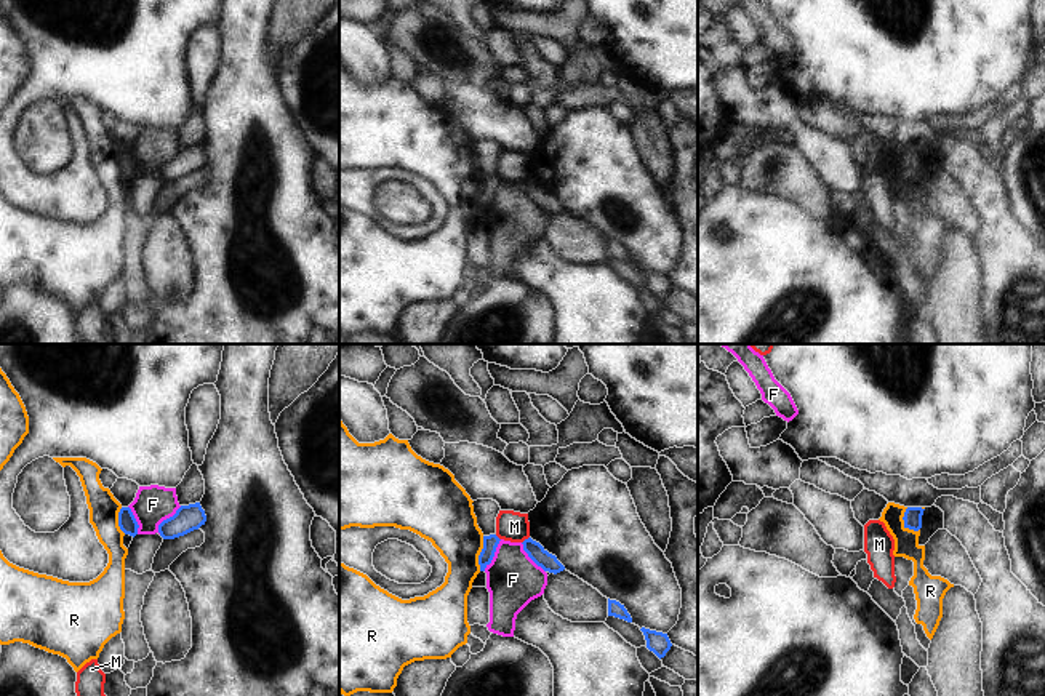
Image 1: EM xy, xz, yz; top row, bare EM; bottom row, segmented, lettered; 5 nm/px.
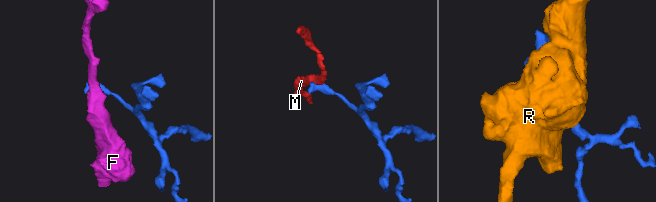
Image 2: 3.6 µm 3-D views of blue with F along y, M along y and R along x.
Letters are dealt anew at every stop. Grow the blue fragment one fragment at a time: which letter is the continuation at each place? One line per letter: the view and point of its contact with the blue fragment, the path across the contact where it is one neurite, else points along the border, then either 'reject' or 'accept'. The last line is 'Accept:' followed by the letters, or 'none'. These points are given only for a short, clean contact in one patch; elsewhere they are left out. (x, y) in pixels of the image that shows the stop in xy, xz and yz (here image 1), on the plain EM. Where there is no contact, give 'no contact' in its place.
F: contact xy (167, 160); border xy (181, 148), (159, 167), (159, 175); reject
M: contact xz (525, 181); border xz (528, 178), (522, 184); reject
R: contact yz (904, 165); border yz (906, 149), (903, 165), (917, 173); reject
Accept: none

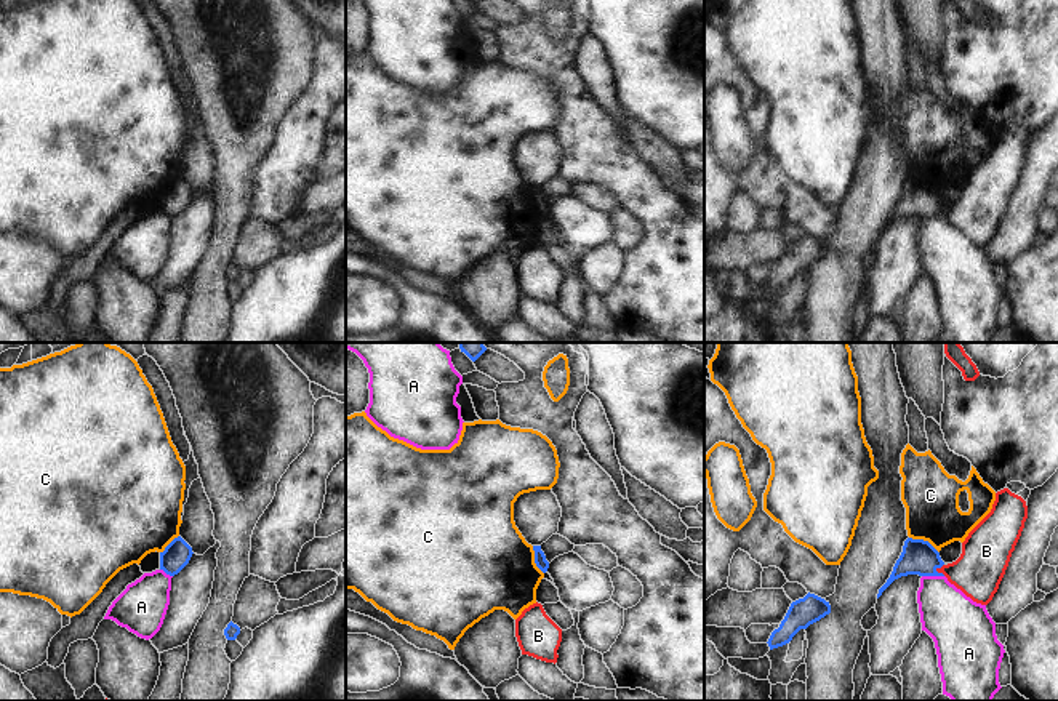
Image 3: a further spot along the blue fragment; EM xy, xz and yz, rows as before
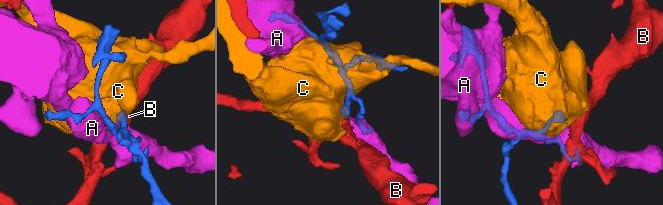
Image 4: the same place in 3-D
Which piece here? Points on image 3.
A: contact yz (933, 216); reject
B: contact yz (940, 215); way yz (919, 199), (940, 215), (970, 213), (985, 199); accept
C: contact yz (922, 181); border yz (909, 178), (925, 181), (938, 194); reject
Accept: B

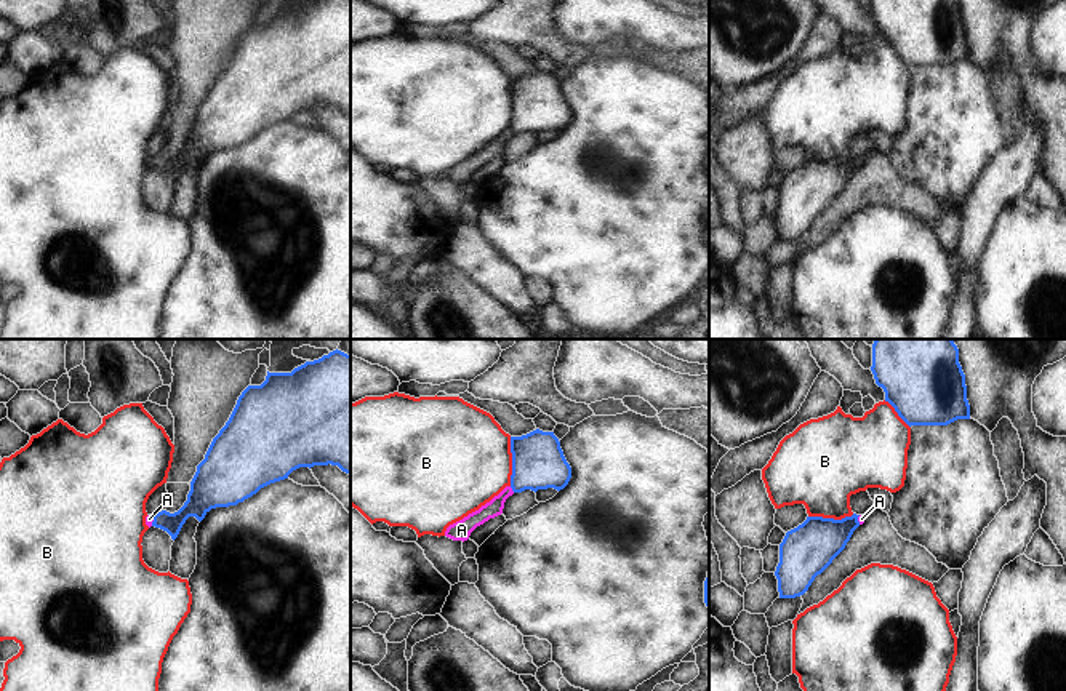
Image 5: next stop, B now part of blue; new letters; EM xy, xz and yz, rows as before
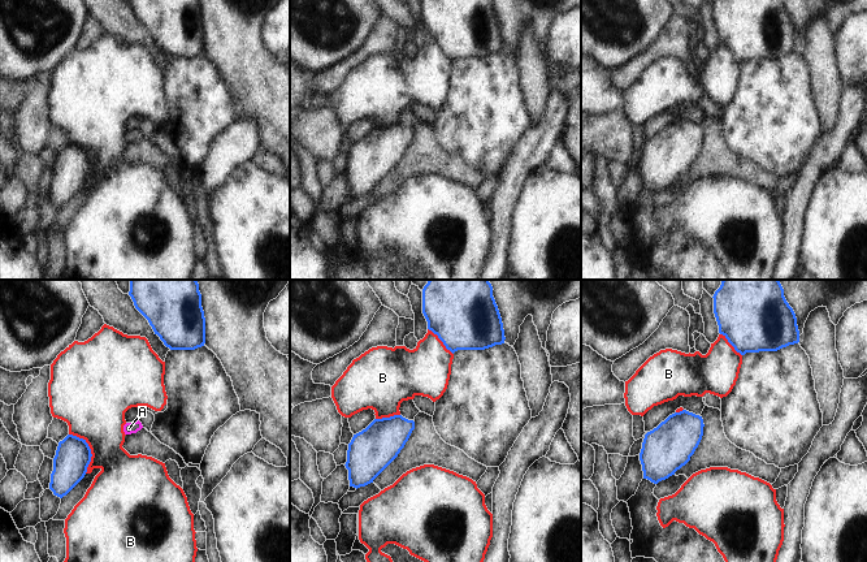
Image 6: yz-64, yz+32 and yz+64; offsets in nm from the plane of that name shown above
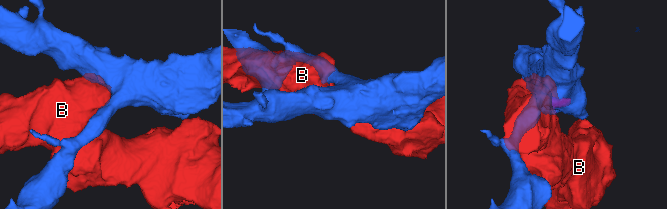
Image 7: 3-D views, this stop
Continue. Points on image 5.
A: contact xz (512, 131); way xz (538, 104), (512, 131), (492, 151); accept
B: contact xz (512, 103); reject
Accept: A

